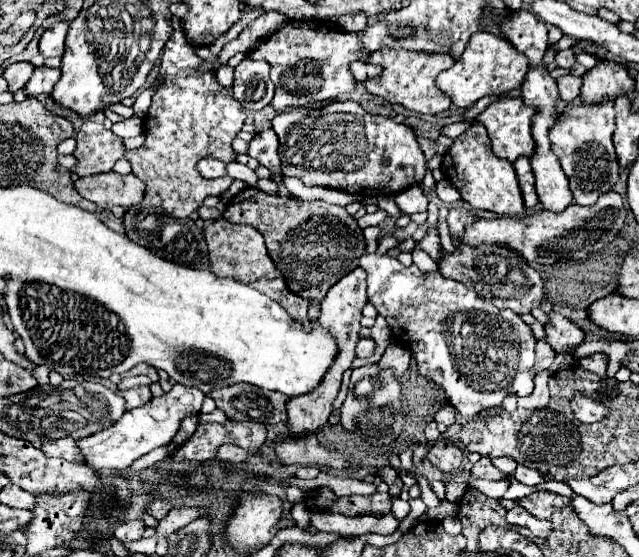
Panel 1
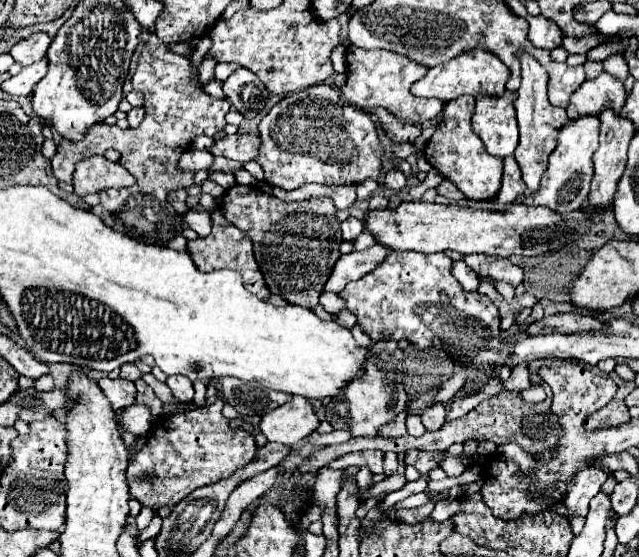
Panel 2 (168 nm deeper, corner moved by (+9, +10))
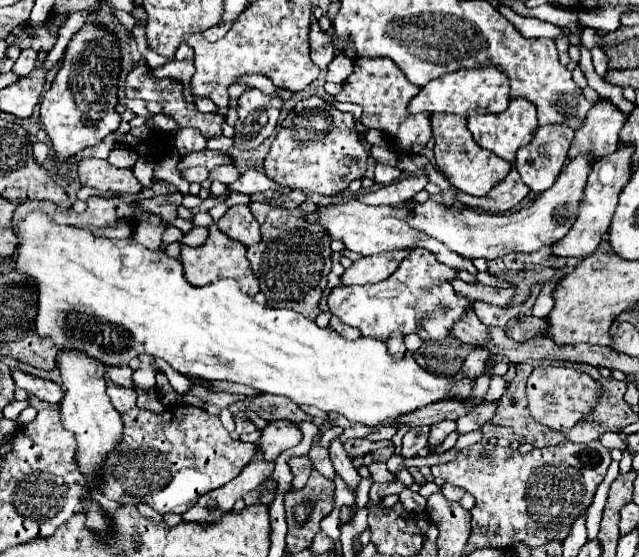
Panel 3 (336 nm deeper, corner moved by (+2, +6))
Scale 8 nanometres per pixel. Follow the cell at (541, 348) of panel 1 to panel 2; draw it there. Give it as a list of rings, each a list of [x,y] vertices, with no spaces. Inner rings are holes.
[[[528,364],[516,366],[510,374],[508,380],[500,380],[504,390],[526,390],[530,386],[530,374],[528,374]]]

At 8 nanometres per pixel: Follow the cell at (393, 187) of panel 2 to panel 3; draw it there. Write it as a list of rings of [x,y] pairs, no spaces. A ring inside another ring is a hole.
[[[377,164],[377,166],[375,166],[375,182],[391,184],[391,182],[399,180],[399,176],[401,176],[401,170],[399,170],[399,168],[385,166],[385,164]]]

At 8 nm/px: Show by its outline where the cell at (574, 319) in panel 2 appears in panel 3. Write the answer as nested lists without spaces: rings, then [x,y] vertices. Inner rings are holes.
[[[523,316],[523,318],[519,318],[519,322],[517,322],[517,326],[513,330],[507,330],[507,334],[517,342],[527,342],[533,336],[541,336],[545,332],[545,328],[549,328],[545,318]]]

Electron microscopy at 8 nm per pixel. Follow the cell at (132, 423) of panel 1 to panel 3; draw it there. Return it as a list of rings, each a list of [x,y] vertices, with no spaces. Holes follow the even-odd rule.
[[[159,362],[159,366],[161,366],[163,374],[169,378],[171,386],[175,388],[175,392],[177,392],[179,396],[185,396],[185,394],[189,394],[189,390],[191,390],[193,382],[191,382],[191,380],[189,380],[185,374],[181,374],[181,372],[173,370],[173,368],[171,368],[167,362]]]

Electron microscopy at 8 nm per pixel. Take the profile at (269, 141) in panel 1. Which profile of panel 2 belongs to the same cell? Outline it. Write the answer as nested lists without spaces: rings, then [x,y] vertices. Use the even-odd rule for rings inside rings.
[[[234,134],[234,136],[224,136],[222,140],[216,140],[214,146],[210,148],[212,156],[224,156],[228,160],[236,162],[250,162],[258,154],[258,136],[246,136],[246,134]]]

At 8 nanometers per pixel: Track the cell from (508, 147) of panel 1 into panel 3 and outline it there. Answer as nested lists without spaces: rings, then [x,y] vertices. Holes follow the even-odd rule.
[[[513,98],[509,108],[501,114],[475,114],[475,116],[471,116],[467,120],[467,128],[471,130],[475,142],[481,148],[487,148],[493,154],[497,154],[499,158],[513,164],[517,150],[527,146],[533,138],[533,130],[537,128],[537,110],[535,110],[533,102],[529,102],[525,98]]]

